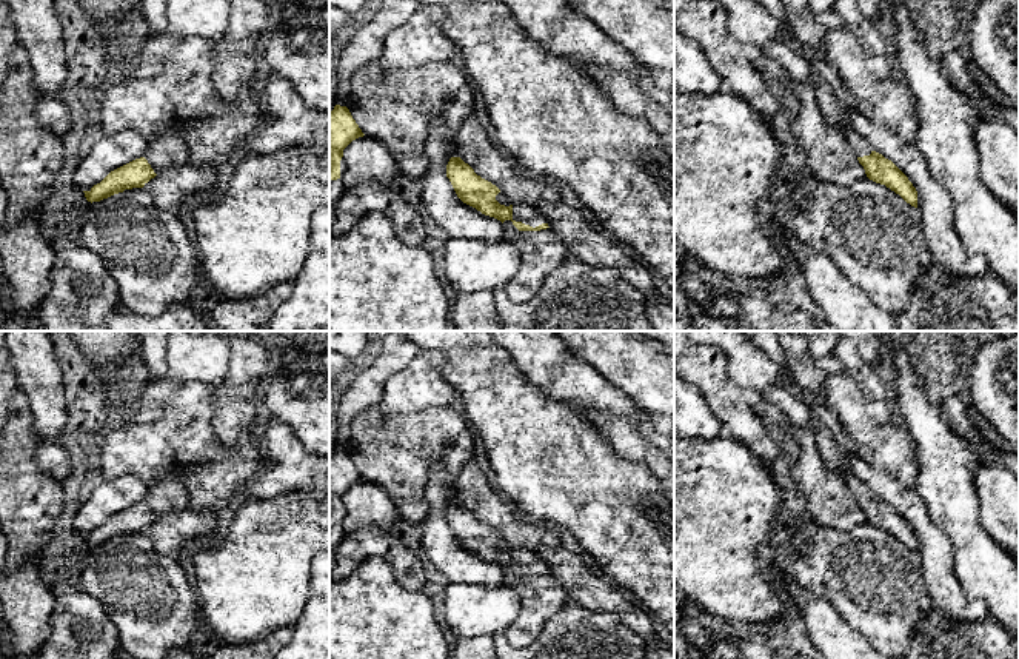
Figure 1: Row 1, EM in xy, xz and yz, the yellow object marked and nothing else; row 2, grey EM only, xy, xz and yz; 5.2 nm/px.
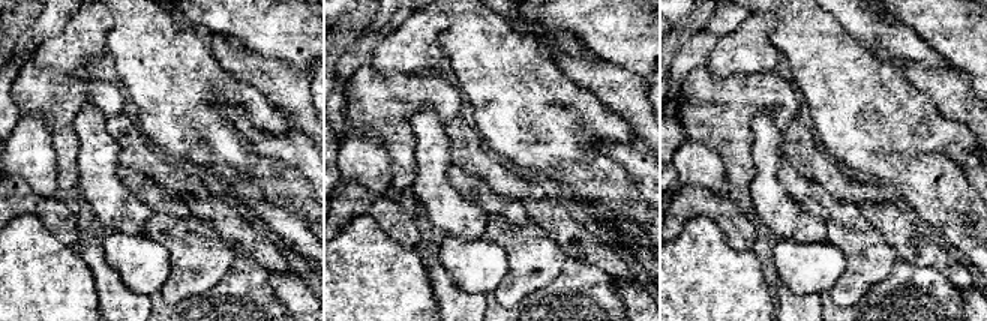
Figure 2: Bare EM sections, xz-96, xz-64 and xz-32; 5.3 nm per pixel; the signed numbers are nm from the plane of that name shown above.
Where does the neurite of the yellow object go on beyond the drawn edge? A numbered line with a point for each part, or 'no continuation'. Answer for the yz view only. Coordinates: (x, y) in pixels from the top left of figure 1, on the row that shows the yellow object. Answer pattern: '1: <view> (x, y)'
1: yz (861, 147)

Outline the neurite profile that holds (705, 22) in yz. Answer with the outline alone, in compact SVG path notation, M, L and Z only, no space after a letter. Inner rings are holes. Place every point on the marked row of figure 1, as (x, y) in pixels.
M674 0L674 29L682 35L694 40L711 62L713 68L723 80L723 89L742 97L760 115L774 115L783 111L787 105L753 65L753 54L730 31L728 14L714 0Z

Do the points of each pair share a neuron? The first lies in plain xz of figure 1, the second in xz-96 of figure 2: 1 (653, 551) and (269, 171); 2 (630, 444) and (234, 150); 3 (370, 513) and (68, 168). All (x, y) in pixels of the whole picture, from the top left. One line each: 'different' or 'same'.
1: same
2: different
3: different

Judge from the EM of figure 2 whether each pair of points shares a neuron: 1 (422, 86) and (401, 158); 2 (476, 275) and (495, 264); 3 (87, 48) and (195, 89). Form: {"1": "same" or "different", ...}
{"1": "same", "2": "same", "3": "different"}

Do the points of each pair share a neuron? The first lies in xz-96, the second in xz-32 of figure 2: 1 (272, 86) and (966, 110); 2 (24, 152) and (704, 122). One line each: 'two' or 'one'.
1: one
2: two

